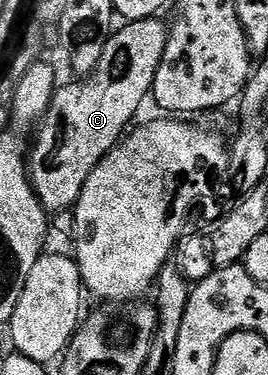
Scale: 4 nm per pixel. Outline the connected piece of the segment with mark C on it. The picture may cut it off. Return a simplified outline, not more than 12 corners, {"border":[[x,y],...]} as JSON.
{"border":[[162,19],[124,23],[81,84],[56,87],[29,148],[49,212],[148,103]]}

